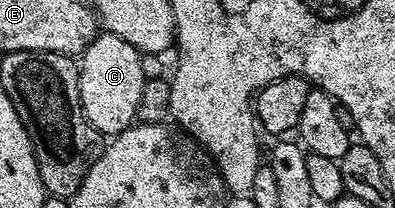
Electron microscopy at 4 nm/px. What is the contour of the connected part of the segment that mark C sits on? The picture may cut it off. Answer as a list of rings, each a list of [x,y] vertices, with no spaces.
[[[109,33],[95,34],[86,50],[81,52],[80,66],[78,67],[78,101],[81,103],[88,121],[103,137],[119,135],[135,122],[141,93],[147,81],[144,73],[141,72],[141,59],[140,52],[132,45],[128,45],[128,41]]]

